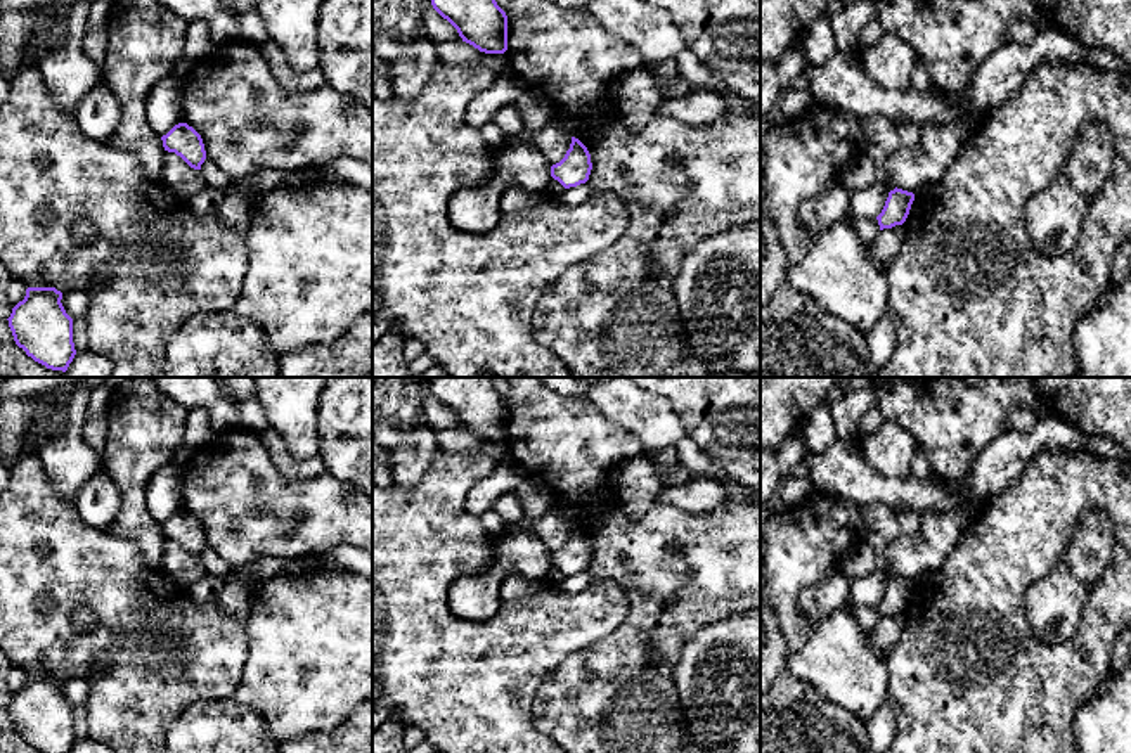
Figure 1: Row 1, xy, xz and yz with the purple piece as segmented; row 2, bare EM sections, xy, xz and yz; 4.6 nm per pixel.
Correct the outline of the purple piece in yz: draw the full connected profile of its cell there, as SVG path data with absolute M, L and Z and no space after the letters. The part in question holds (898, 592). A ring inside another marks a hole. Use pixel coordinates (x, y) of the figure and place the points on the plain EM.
M897 575L890 578L882 601L876 604L880 618L902 613L909 602L913 589L913 580Z

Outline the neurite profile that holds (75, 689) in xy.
M73 677L62 682L61 687L66 701L74 708L74 706L85 706L88 692L90 692L90 684L87 679L81 677Z

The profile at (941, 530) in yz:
M965 500L960 509L921 514L921 533L918 537L899 535L880 552L880 561L897 576L914 582L944 563L975 507L972 500Z

